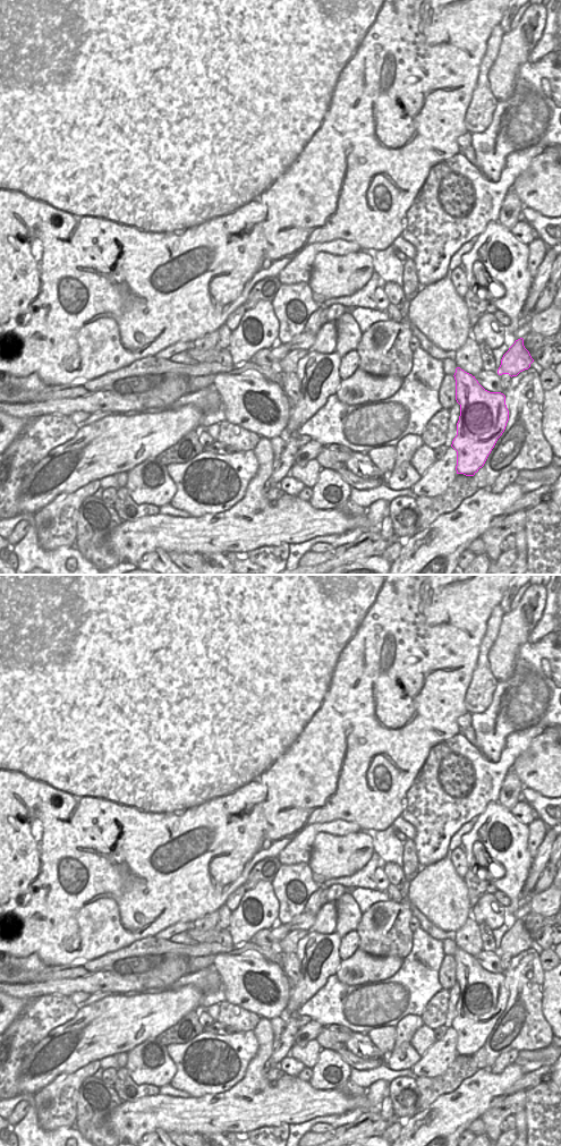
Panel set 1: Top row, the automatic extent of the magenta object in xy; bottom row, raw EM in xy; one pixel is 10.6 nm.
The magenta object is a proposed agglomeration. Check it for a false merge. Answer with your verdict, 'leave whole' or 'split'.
leave whole

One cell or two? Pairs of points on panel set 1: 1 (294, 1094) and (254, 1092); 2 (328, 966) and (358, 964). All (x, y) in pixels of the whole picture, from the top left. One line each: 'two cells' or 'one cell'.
1: one cell
2: two cells

